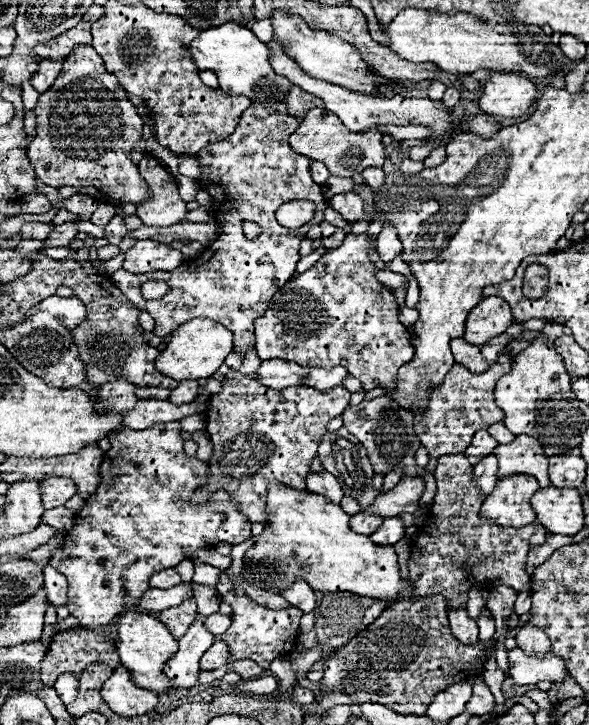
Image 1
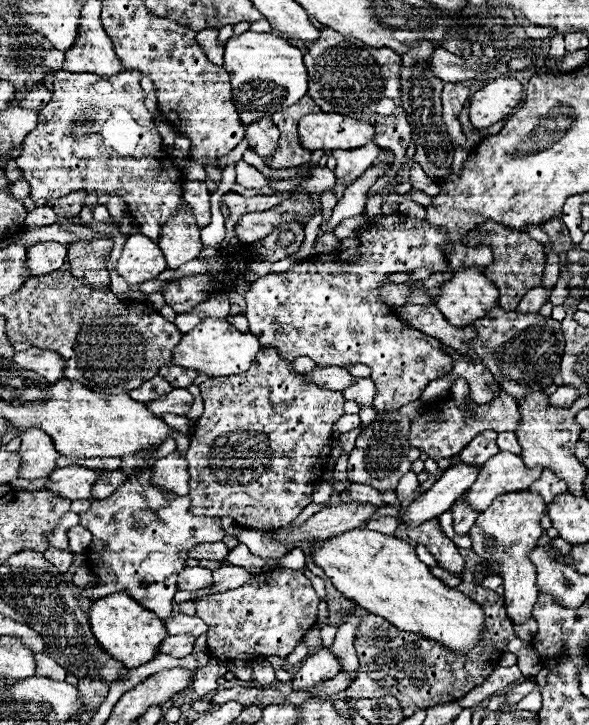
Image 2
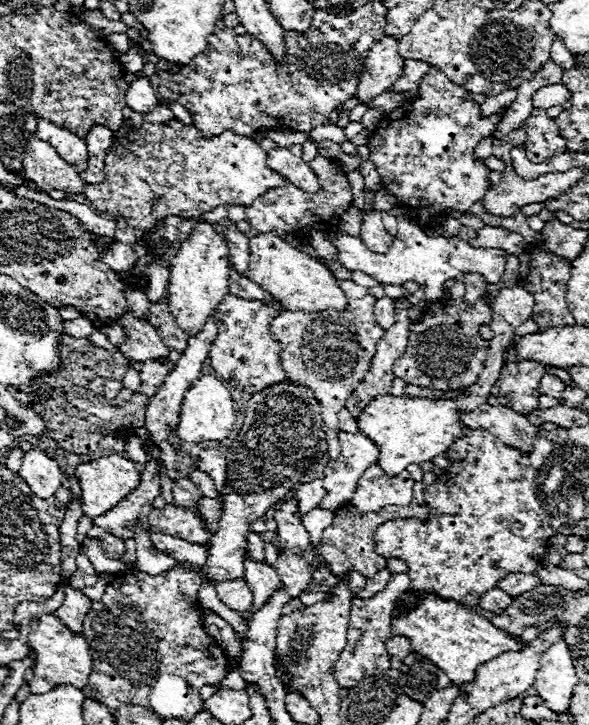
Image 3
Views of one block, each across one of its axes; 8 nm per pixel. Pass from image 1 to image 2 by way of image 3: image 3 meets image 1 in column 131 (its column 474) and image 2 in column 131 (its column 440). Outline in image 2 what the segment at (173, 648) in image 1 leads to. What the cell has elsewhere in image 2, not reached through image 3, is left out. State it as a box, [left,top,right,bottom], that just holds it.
[90,592,166,668]

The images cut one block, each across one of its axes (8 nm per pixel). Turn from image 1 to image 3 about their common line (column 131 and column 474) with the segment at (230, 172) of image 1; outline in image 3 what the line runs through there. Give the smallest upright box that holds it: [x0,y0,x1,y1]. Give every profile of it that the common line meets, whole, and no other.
[462,272,486,304]

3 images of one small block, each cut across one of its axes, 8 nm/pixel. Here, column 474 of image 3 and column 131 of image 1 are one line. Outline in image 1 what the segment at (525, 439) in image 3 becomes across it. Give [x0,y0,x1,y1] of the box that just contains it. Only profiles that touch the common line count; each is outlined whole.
[122,400,197,430]

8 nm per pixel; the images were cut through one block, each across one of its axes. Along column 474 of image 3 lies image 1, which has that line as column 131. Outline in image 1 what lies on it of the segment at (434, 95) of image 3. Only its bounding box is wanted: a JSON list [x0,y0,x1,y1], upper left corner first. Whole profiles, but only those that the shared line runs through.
[28,44,148,204]

